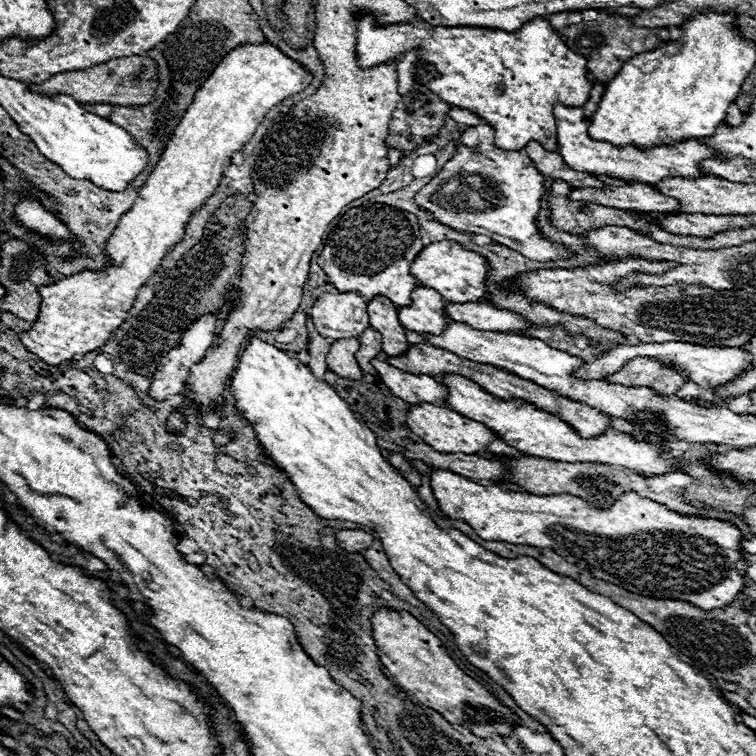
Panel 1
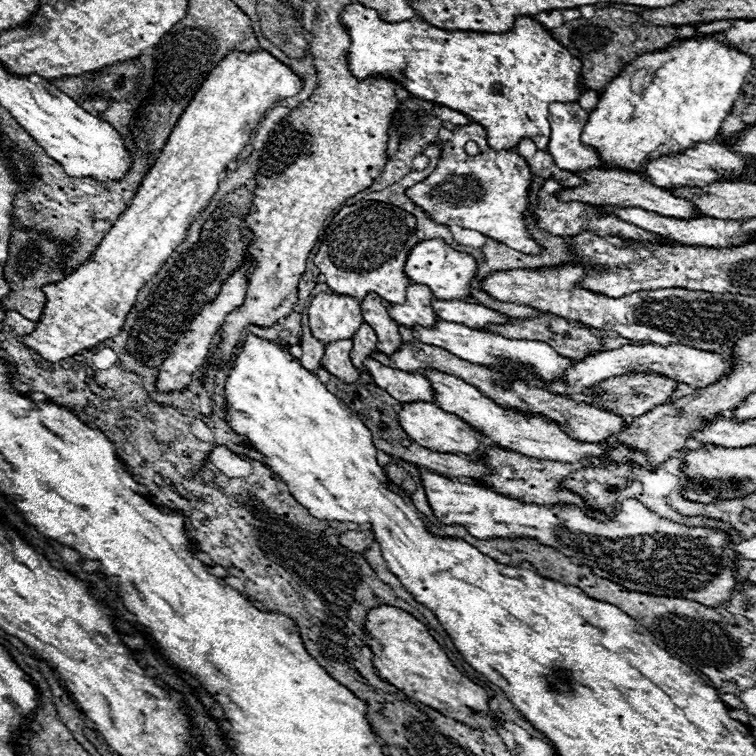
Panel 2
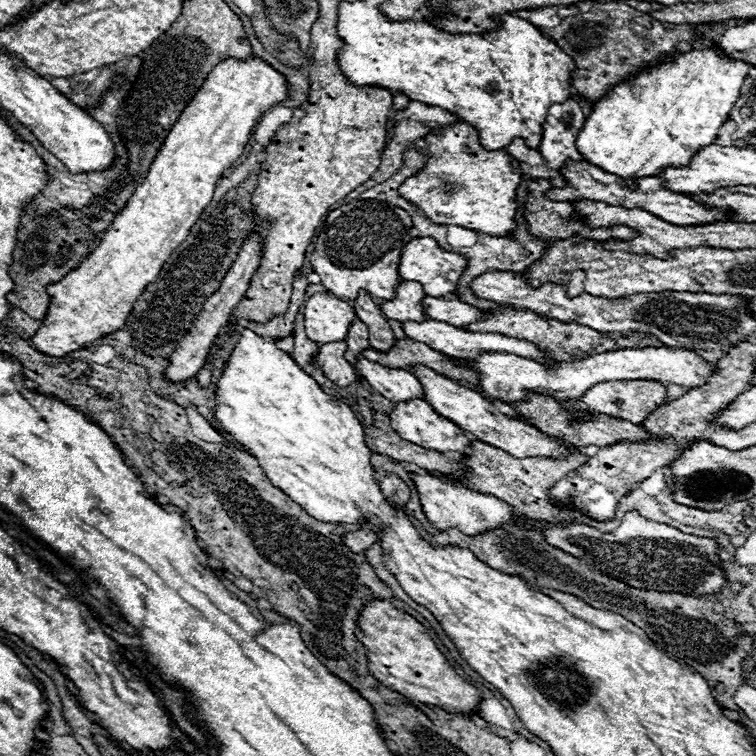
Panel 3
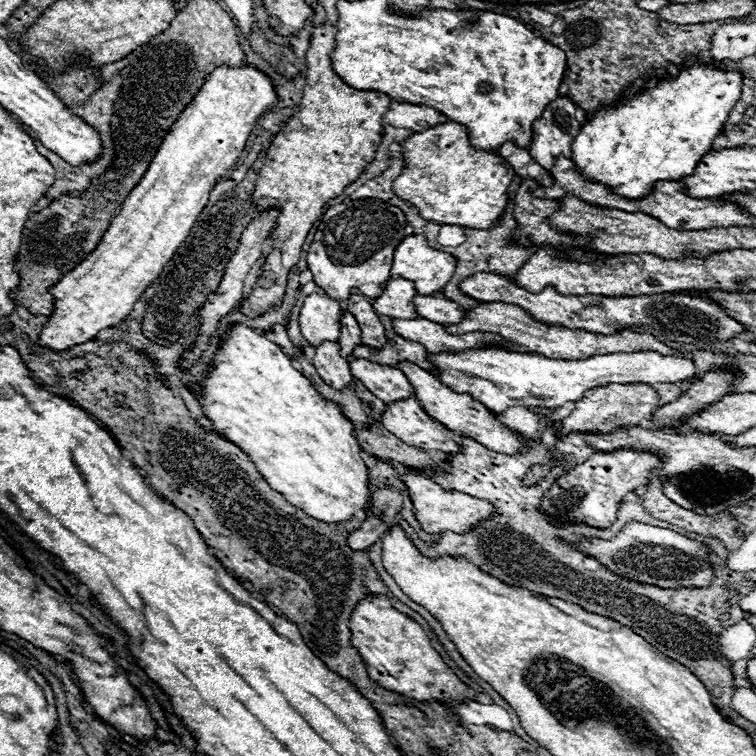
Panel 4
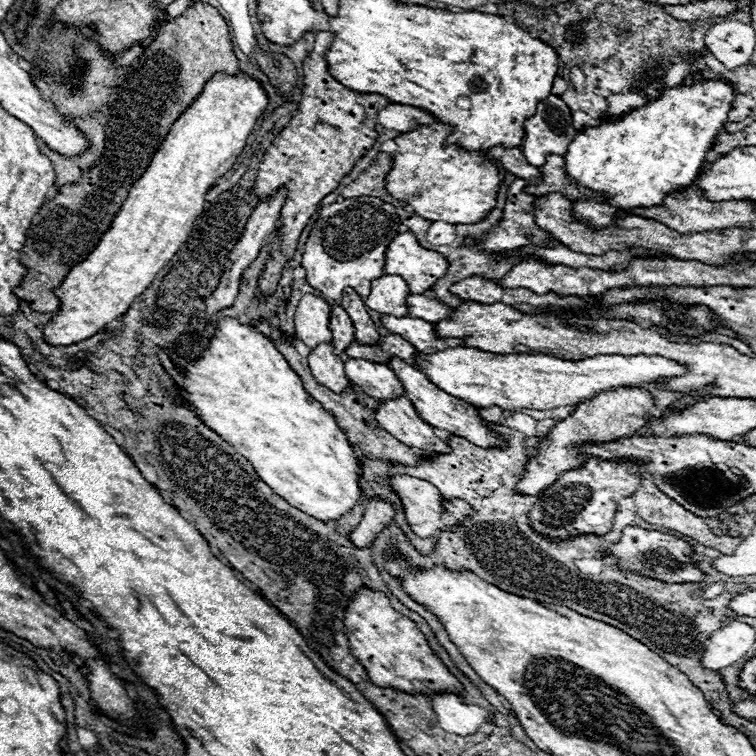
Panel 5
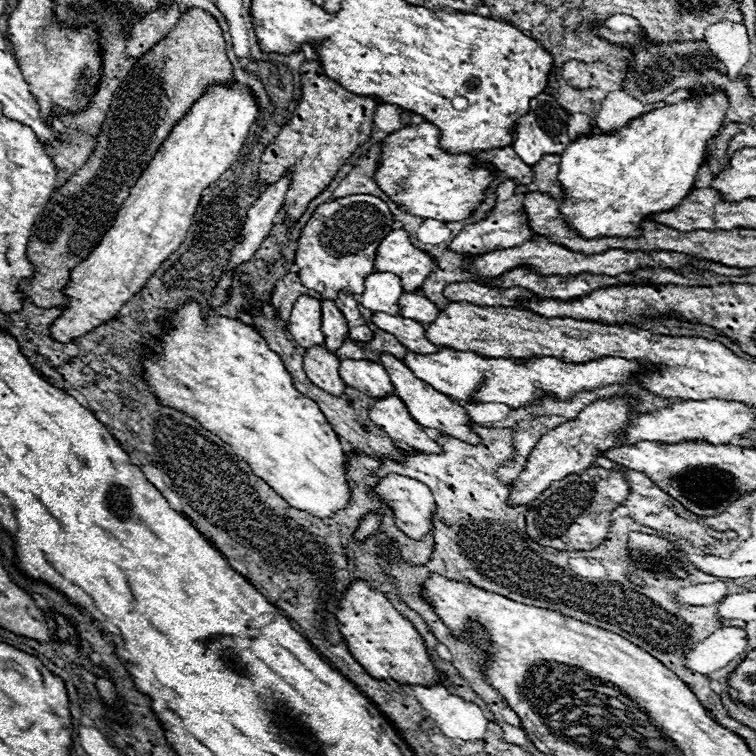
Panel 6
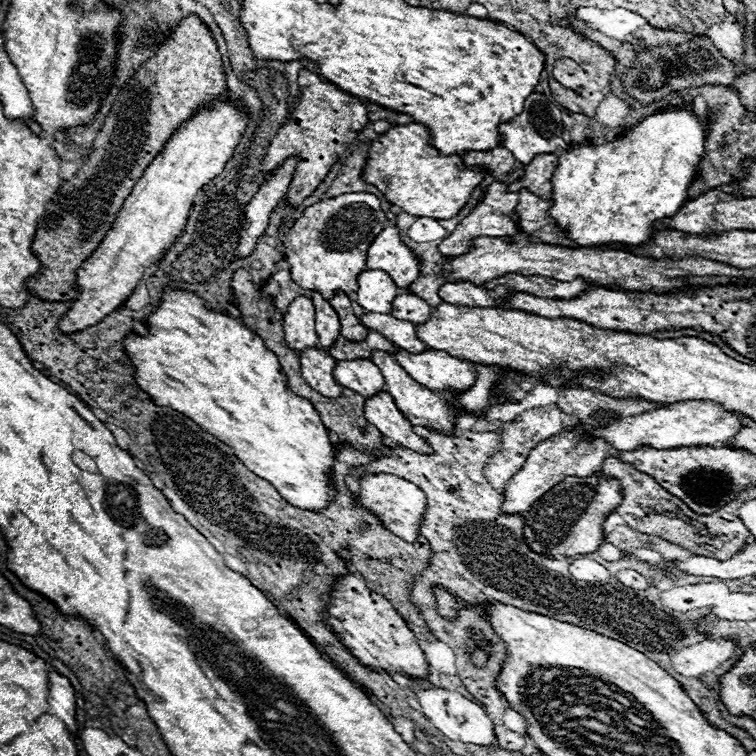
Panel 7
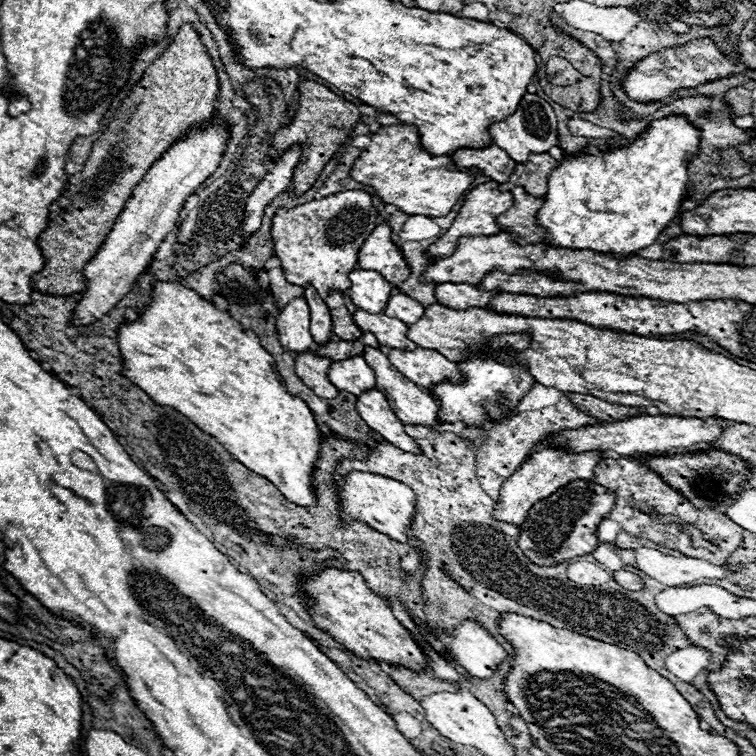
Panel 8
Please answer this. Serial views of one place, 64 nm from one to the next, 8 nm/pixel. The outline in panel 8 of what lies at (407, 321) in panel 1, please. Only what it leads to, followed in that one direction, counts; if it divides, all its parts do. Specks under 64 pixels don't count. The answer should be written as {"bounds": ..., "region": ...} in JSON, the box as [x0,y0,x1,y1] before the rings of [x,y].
{"bounds":[348,270,392,312],"region":[[[352,270],[350,274],[348,296],[350,302],[366,312],[382,312],[388,298],[392,296],[392,284],[386,282],[374,270]]]}

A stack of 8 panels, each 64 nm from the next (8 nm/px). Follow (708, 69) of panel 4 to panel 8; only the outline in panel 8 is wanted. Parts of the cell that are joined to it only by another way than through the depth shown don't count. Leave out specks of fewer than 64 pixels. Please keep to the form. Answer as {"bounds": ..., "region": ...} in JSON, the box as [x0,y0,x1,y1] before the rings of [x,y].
{"bounds":[536,116,700,256],"region":[[[668,116],[654,120],[646,134],[634,140],[632,146],[604,150],[596,156],[578,154],[568,160],[560,160],[558,168],[548,178],[548,194],[536,220],[546,228],[542,244],[550,248],[570,250],[594,250],[614,256],[634,256],[638,250],[648,248],[658,240],[662,230],[670,226],[686,192],[686,162],[698,152],[700,132],[686,122],[682,116]]]}

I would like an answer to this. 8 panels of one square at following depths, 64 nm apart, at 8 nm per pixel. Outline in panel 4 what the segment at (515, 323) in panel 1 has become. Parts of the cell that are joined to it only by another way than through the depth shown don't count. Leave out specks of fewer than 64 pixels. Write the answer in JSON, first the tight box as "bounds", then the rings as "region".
{"bounds":[412,296,466,324],"region":[[[418,296],[412,302],[420,318],[440,324],[458,324],[464,318],[464,310],[466,310],[442,296]]]}

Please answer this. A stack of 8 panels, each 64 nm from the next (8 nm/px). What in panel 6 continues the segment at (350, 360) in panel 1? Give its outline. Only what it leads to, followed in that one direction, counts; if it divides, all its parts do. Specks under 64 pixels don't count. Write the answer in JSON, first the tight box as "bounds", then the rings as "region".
{"bounds":[304,346,344,394],"region":[[[314,346],[304,352],[304,372],[314,386],[328,394],[342,394],[344,382],[338,376],[340,360],[324,346]]]}

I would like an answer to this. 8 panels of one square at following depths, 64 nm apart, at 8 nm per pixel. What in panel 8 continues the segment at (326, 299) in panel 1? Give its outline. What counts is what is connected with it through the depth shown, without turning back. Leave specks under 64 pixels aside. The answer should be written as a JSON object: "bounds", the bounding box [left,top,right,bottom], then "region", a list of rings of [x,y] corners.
{"bounds":[276,298,312,352],"region":[[[304,298],[290,300],[276,318],[276,328],[280,332],[280,344],[290,352],[306,352],[312,348],[310,336],[310,310]]]}

